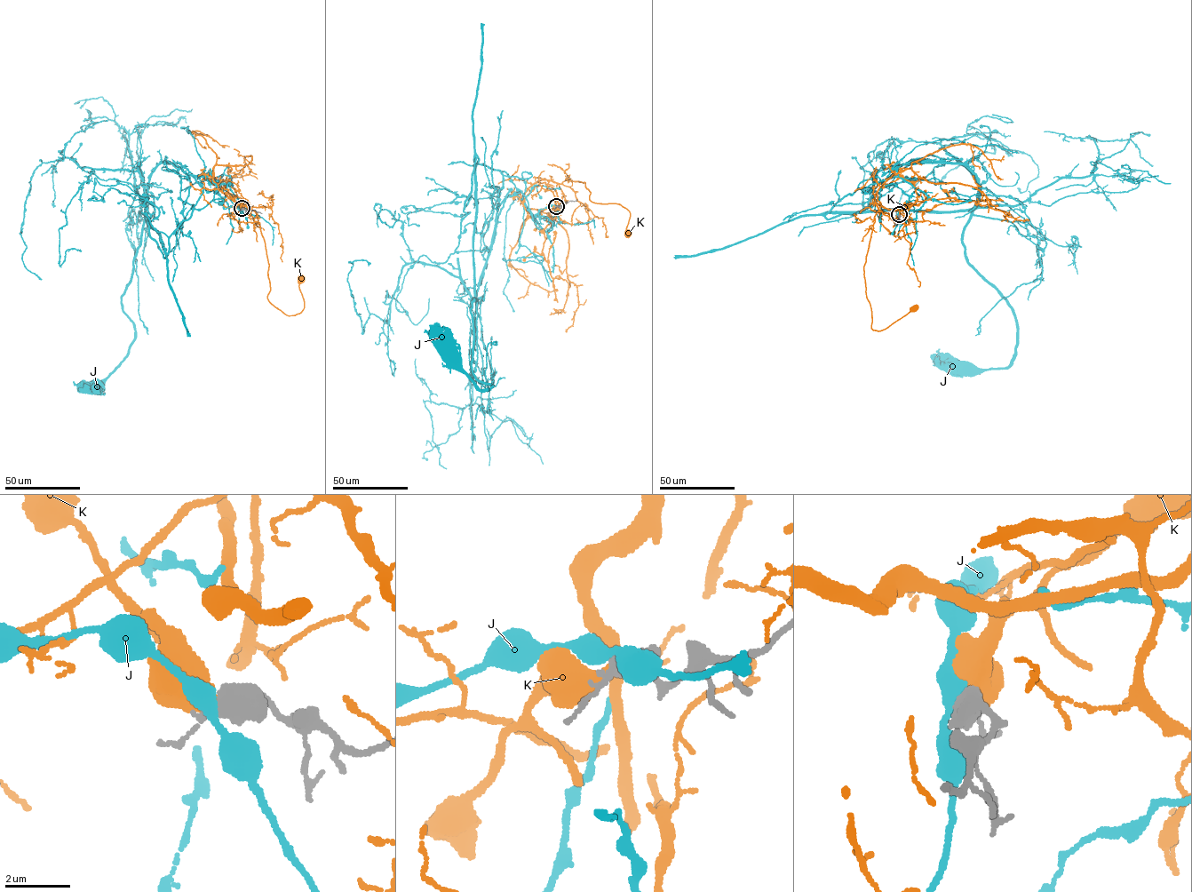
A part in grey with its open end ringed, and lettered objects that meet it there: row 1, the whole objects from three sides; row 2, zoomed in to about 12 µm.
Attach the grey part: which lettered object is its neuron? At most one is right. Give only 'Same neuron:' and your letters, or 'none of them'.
Same neuron: none of them

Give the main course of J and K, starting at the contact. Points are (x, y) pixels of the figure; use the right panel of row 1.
J: (898, 215), (915, 188), (892, 167), (975, 176), (966, 260), (1012, 309), (1016, 349), (1005, 367), (964, 367)
K: (899, 215), (905, 208), (889, 213), (878, 210), (874, 217), (863, 268), (871, 327), (886, 328), (912, 308)

